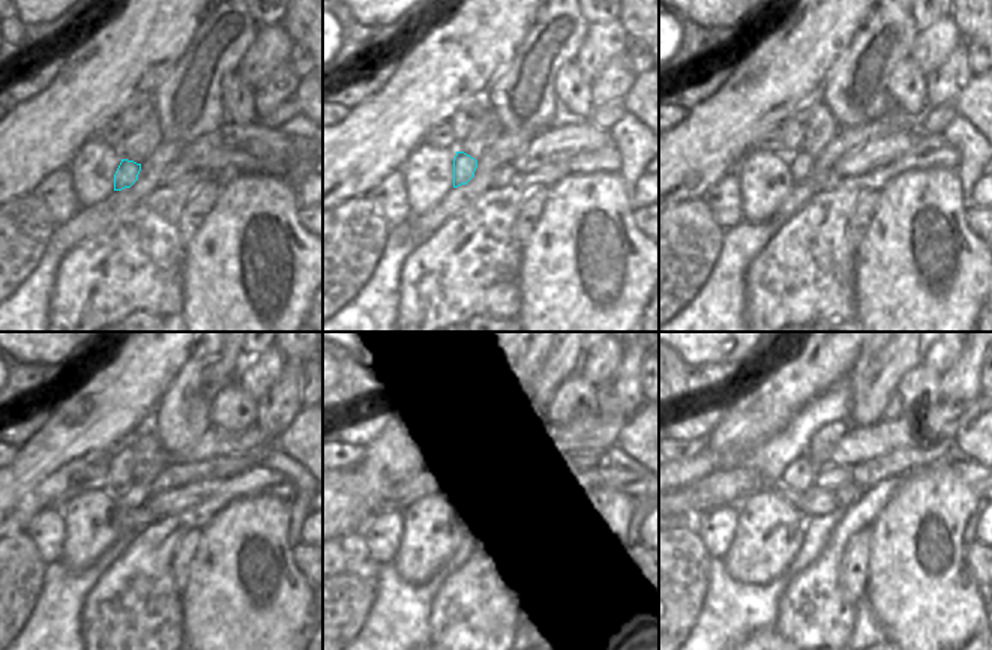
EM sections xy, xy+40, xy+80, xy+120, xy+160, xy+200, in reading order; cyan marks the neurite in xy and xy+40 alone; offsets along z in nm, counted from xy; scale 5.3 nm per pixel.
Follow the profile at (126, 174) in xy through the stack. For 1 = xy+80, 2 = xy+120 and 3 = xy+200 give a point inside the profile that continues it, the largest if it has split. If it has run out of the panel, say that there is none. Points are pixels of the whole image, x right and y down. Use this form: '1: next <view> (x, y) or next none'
1: next xy+80 (800, 164)
2: next xy+120 (135, 496)
3: next xy+200 (829, 476)

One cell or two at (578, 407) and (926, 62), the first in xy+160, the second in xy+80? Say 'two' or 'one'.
two

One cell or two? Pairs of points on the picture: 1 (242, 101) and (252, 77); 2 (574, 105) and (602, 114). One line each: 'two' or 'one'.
1: two
2: two

